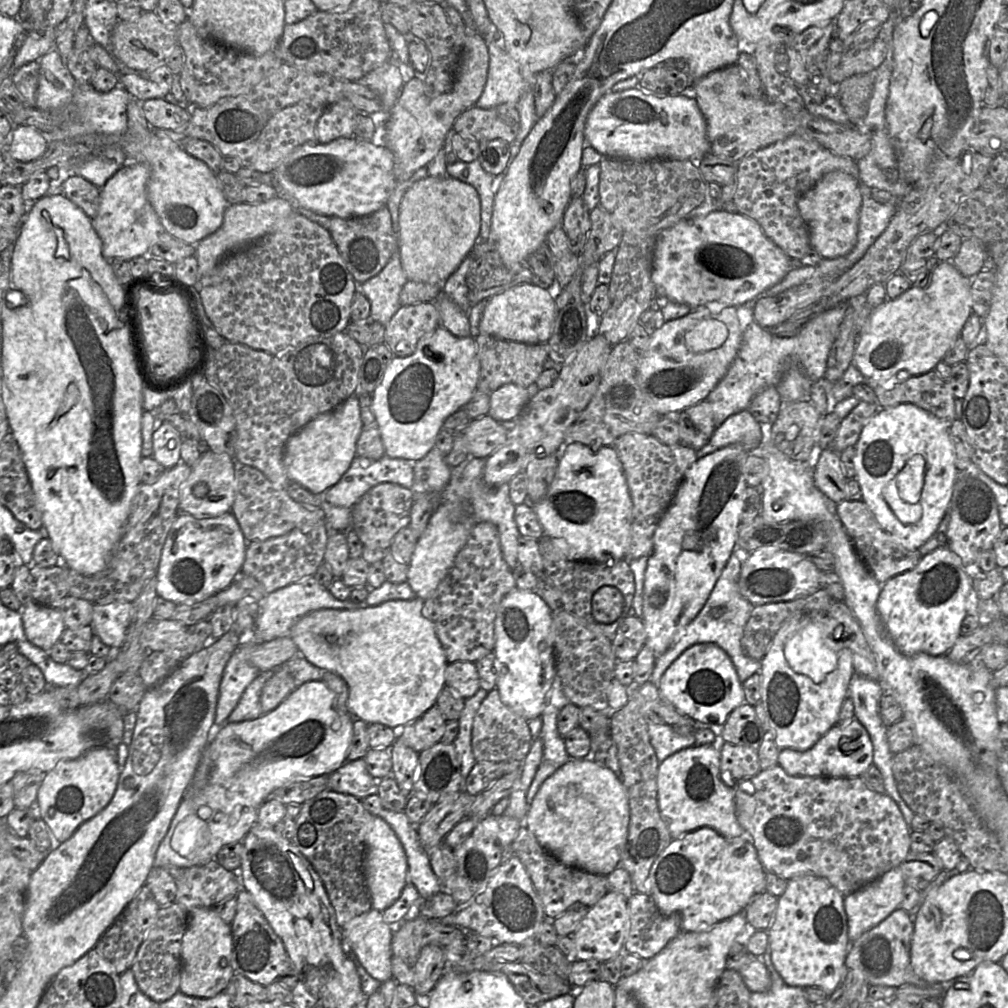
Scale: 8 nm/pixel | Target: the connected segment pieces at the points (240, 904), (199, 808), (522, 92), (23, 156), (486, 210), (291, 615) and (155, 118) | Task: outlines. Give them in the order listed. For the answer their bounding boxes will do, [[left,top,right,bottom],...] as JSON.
[[230,888,291,986],[154,680,353,868],[475,42,538,163],[8,126,48,162],[446,159,495,240],[245,576,366,643],[141,98,191,132]]

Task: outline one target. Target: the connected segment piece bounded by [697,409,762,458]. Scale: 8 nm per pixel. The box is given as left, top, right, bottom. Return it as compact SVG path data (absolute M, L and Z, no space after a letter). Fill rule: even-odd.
M748 409L729 416L723 423L717 426L709 441L697 450L697 456L699 458L704 457L720 448L735 443L741 444L749 454L762 455L762 424L756 421Z

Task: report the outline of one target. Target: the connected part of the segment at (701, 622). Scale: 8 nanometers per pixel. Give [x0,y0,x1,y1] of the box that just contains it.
[650,549,761,687]

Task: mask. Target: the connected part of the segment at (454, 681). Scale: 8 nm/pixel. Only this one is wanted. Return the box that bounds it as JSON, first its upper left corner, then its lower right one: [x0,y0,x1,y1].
[445,661,480,699]

